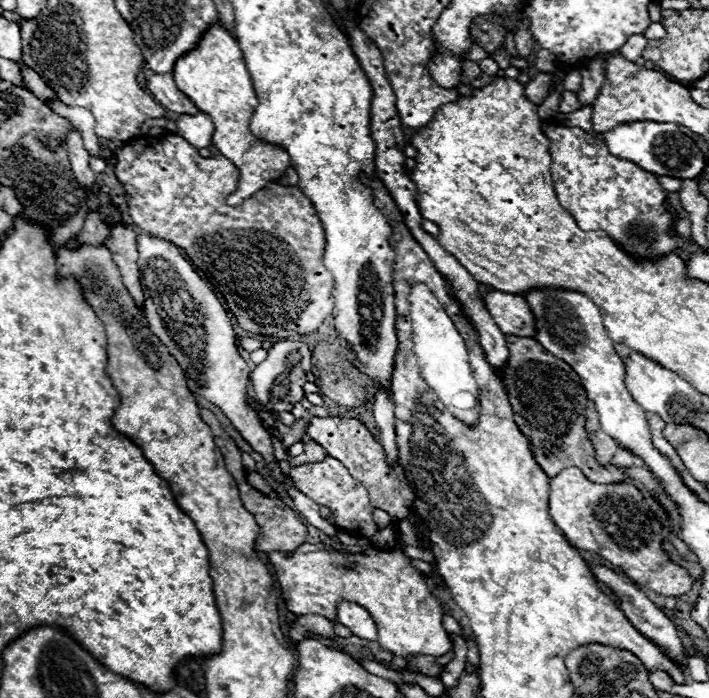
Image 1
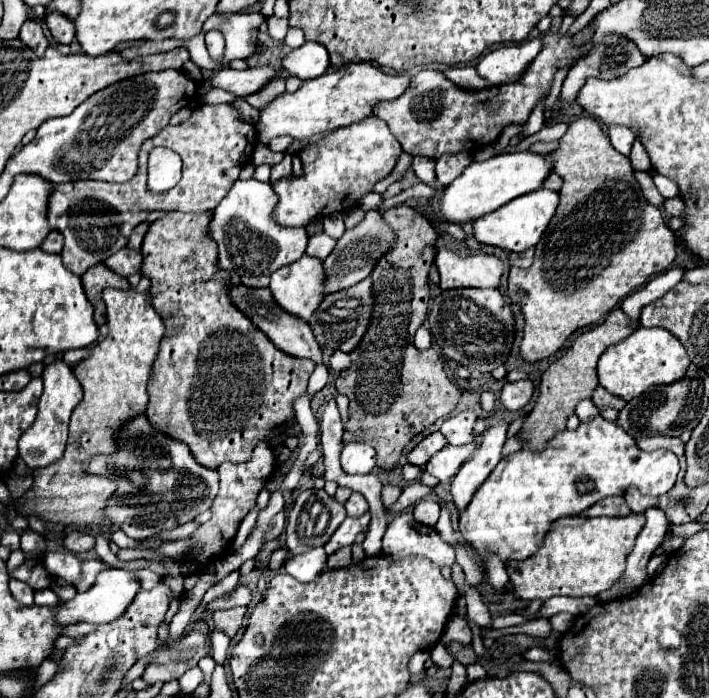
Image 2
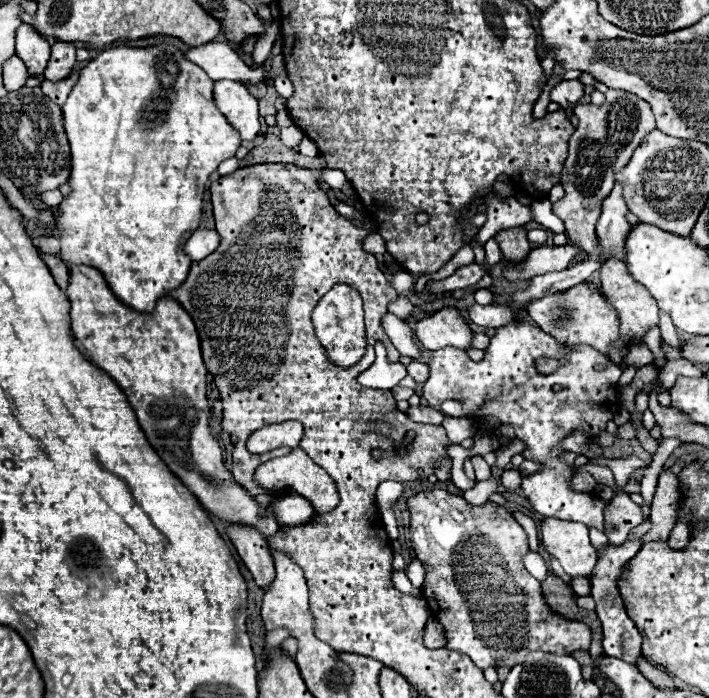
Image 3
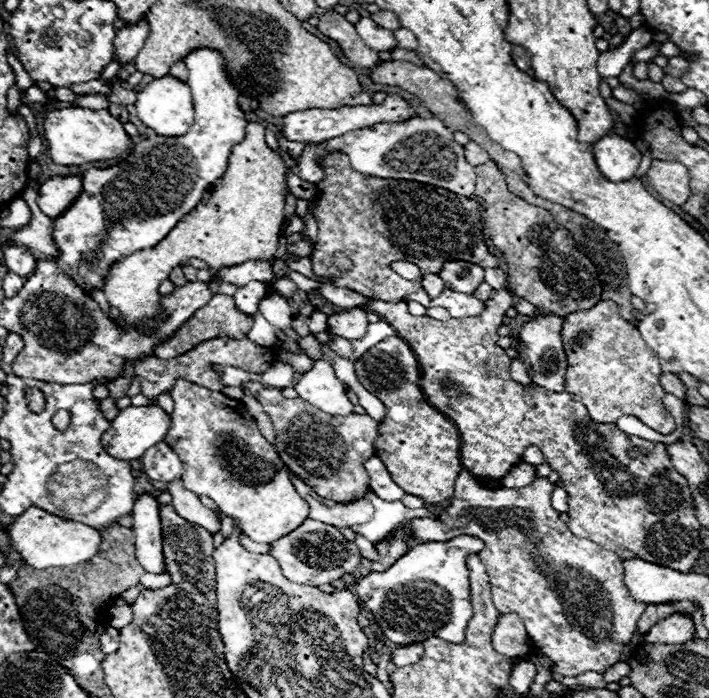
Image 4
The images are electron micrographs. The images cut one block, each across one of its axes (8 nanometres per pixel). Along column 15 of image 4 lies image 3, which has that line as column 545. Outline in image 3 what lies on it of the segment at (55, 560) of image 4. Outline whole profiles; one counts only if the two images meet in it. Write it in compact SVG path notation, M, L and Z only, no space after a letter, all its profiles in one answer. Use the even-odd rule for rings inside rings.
M546 518L542 522L542 544L548 554L560 560L566 574L590 578L598 556L590 544L586 524Z

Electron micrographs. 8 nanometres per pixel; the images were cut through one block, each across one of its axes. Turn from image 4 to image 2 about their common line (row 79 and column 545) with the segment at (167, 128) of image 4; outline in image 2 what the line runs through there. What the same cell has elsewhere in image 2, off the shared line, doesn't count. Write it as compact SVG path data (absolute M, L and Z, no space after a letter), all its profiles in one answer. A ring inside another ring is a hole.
M528 150L500 154L484 162L472 162L452 184L444 186L440 200L438 200L440 216L452 224L474 222L482 218L484 214L498 210L500 206L510 202L510 198L538 190L550 170L552 170L552 164L548 156L538 156Z

